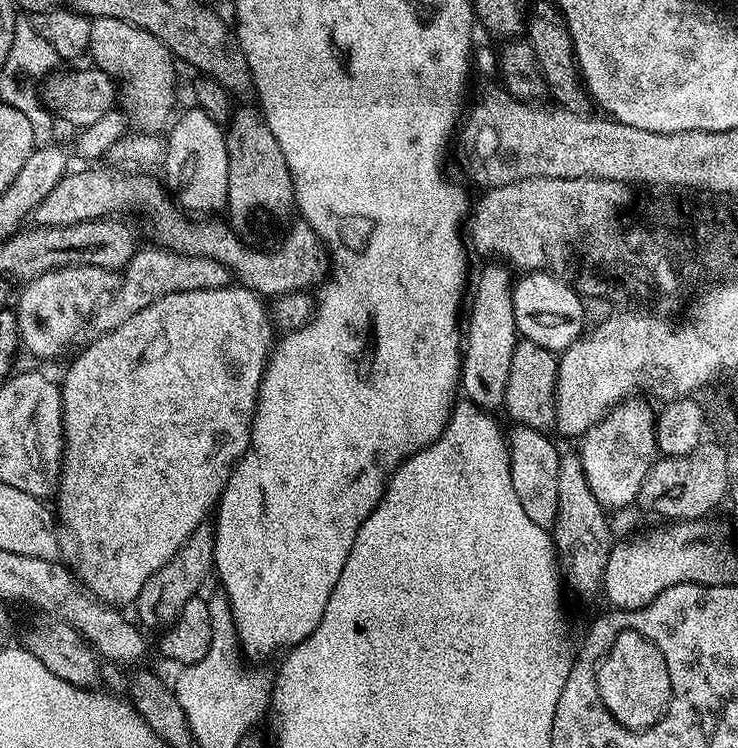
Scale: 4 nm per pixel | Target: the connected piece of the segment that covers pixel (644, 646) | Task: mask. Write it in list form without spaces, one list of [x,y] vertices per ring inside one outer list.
[[[628,622],[628,626],[614,632],[602,654],[606,654],[604,660],[586,676],[596,692],[594,702],[612,718],[612,724],[620,728],[636,728],[652,722],[668,696],[668,676],[658,652],[658,642]]]

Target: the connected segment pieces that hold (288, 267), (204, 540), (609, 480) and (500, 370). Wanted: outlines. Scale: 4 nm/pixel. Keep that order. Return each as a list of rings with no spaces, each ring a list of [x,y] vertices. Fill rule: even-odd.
[[[103,167],[84,168],[81,172],[72,170],[64,175],[58,186],[54,186],[54,190],[50,190],[50,194],[46,194],[46,198],[42,198],[42,202],[35,208],[35,223],[46,226],[70,226],[74,222],[97,220],[103,216],[141,212],[148,219],[148,224],[152,227],[152,236],[156,239],[153,241],[159,247],[169,248],[171,252],[214,258],[216,262],[225,264],[229,273],[235,279],[236,276],[240,279],[237,281],[243,287],[251,288],[264,298],[315,289],[329,271],[330,257],[327,248],[318,238],[318,234],[314,234],[312,227],[302,218],[297,219],[287,229],[283,239],[271,250],[251,248],[249,244],[243,244],[237,238],[231,224],[223,219],[208,218],[205,219],[208,220],[205,224],[195,224],[192,221],[195,219],[189,218],[173,203],[165,185],[161,181],[159,184],[147,171],[121,172],[119,168]]]
[[[211,523],[200,524],[190,534],[190,538],[186,538],[186,542],[182,542],[182,546],[176,551],[174,558],[170,558],[170,562],[166,562],[166,566],[162,566],[162,570],[158,570],[154,574],[150,574],[150,578],[146,578],[146,586],[142,586],[142,590],[136,595],[134,601],[136,612],[140,615],[139,623],[145,629],[148,627],[164,630],[175,624],[180,613],[184,611],[186,602],[190,602],[190,598],[201,591],[200,587],[203,586],[204,579],[210,576],[214,568],[212,559],[214,558],[215,537],[216,533]]]
[[[636,402],[613,408],[603,420],[590,426],[579,441],[580,461],[586,482],[590,482],[590,494],[598,498],[605,510],[637,503],[642,482],[658,456],[654,412],[644,404],[632,403]]]
[[[488,262],[476,280],[476,289],[471,289],[472,314],[467,315],[466,339],[462,344],[460,388],[463,399],[471,401],[486,412],[495,413],[504,407],[506,378],[510,378],[510,362],[518,343],[516,307],[512,297],[514,276],[507,267]]]

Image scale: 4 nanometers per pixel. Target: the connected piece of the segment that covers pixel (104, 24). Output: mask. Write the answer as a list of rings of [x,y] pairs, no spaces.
[[[98,16],[89,26],[87,51],[92,56],[91,63],[116,81],[119,103],[127,112],[133,129],[154,134],[169,123],[176,104],[178,64],[172,51],[157,36],[125,20]]]

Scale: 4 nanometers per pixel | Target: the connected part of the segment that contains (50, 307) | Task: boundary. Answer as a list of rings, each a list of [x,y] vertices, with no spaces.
[[[75,264],[43,272],[27,281],[21,287],[24,289],[21,290],[20,297],[17,300],[15,297],[14,300],[16,335],[23,351],[25,348],[30,355],[37,356],[40,360],[52,360],[55,356],[62,355],[64,347],[75,342],[80,328],[82,332],[88,317],[96,311],[102,297],[109,291],[108,276],[109,269]]]

